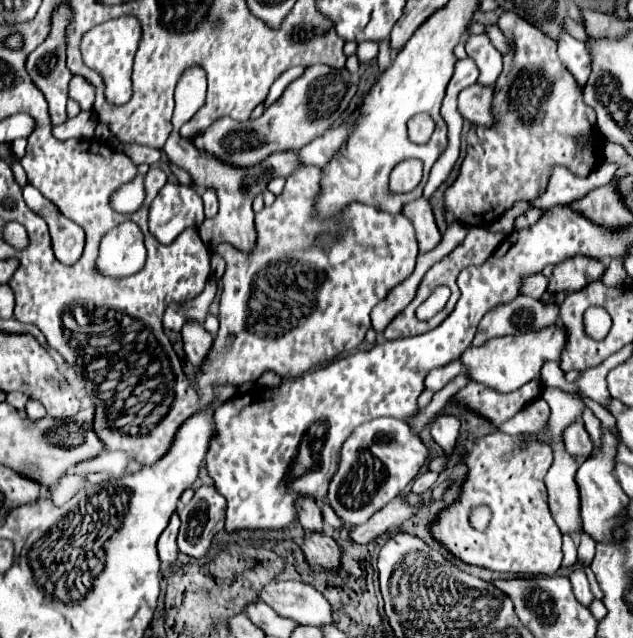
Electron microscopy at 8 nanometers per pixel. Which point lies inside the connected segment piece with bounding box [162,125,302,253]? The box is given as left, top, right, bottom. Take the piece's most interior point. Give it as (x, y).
(236, 187)

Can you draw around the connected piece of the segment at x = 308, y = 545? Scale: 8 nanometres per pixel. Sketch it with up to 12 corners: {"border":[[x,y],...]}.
{"border":[[326,533],[304,539],[310,565],[340,569],[340,547]]}

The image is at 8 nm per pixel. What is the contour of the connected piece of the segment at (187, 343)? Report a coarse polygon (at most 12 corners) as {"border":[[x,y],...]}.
{"border":[[200,323],[182,329],[188,361],[200,369],[214,337]]}

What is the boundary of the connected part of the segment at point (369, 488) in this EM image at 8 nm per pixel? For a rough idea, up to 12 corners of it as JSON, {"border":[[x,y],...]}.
{"border":[[392,417],[342,445],[328,503],[362,525],[402,493],[430,449]]}

